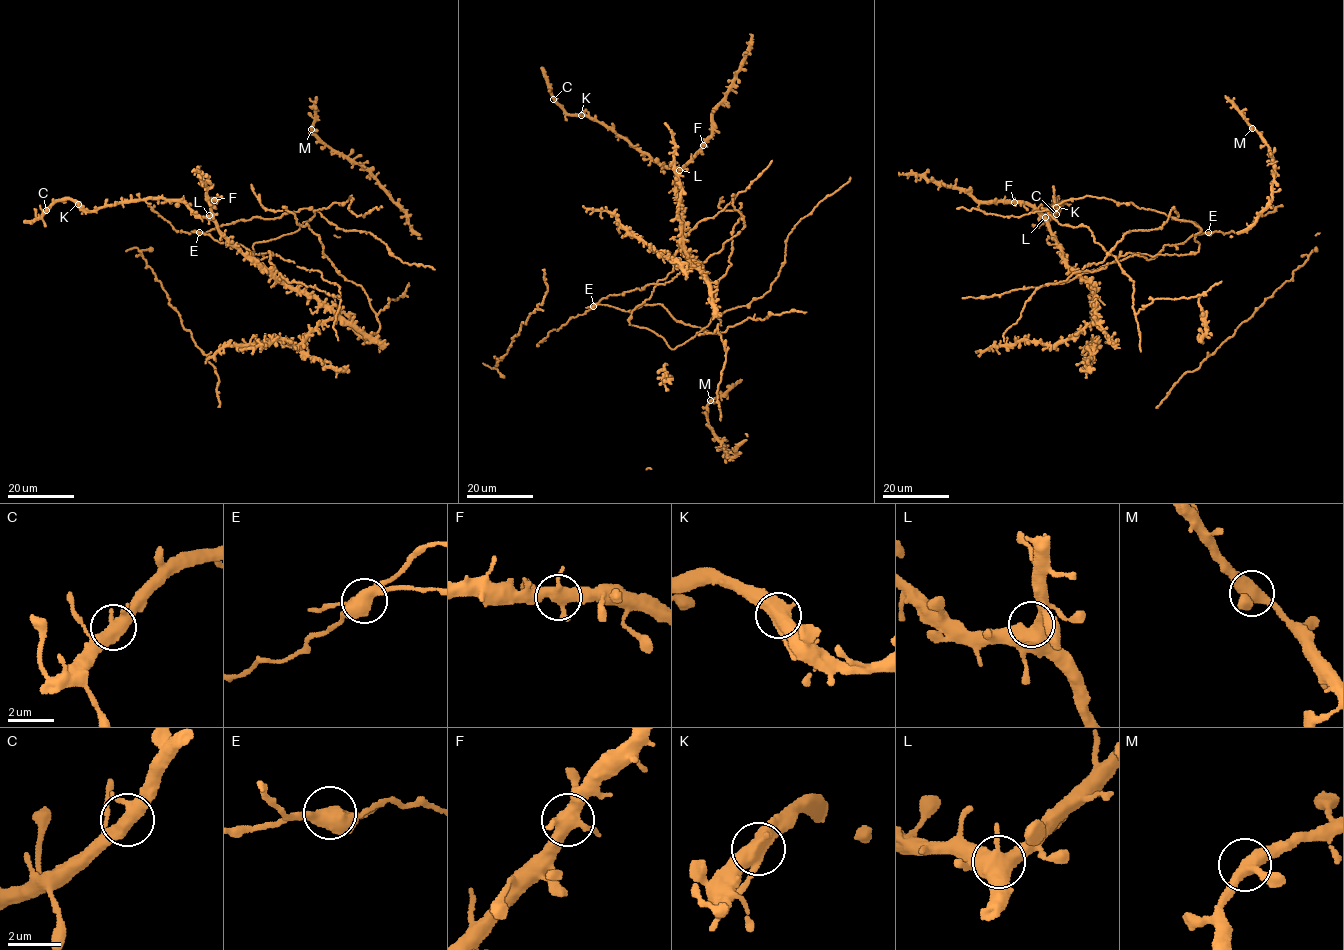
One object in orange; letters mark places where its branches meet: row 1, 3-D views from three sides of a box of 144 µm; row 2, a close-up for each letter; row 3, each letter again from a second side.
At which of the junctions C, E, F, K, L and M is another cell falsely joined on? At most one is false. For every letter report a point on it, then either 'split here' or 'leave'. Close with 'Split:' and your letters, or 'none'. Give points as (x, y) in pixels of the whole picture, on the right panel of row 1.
C: at (1056, 214); leave
E: at (1208, 232); split here
F: at (1014, 202); leave
K: at (1056, 207); leave
L: at (1045, 217); leave
M: at (1252, 128); leave
Split: E

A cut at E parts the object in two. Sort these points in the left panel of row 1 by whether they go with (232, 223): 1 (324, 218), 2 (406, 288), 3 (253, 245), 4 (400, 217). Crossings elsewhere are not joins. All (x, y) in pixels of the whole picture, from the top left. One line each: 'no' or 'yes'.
1: yes
2: no
3: no
4: no

